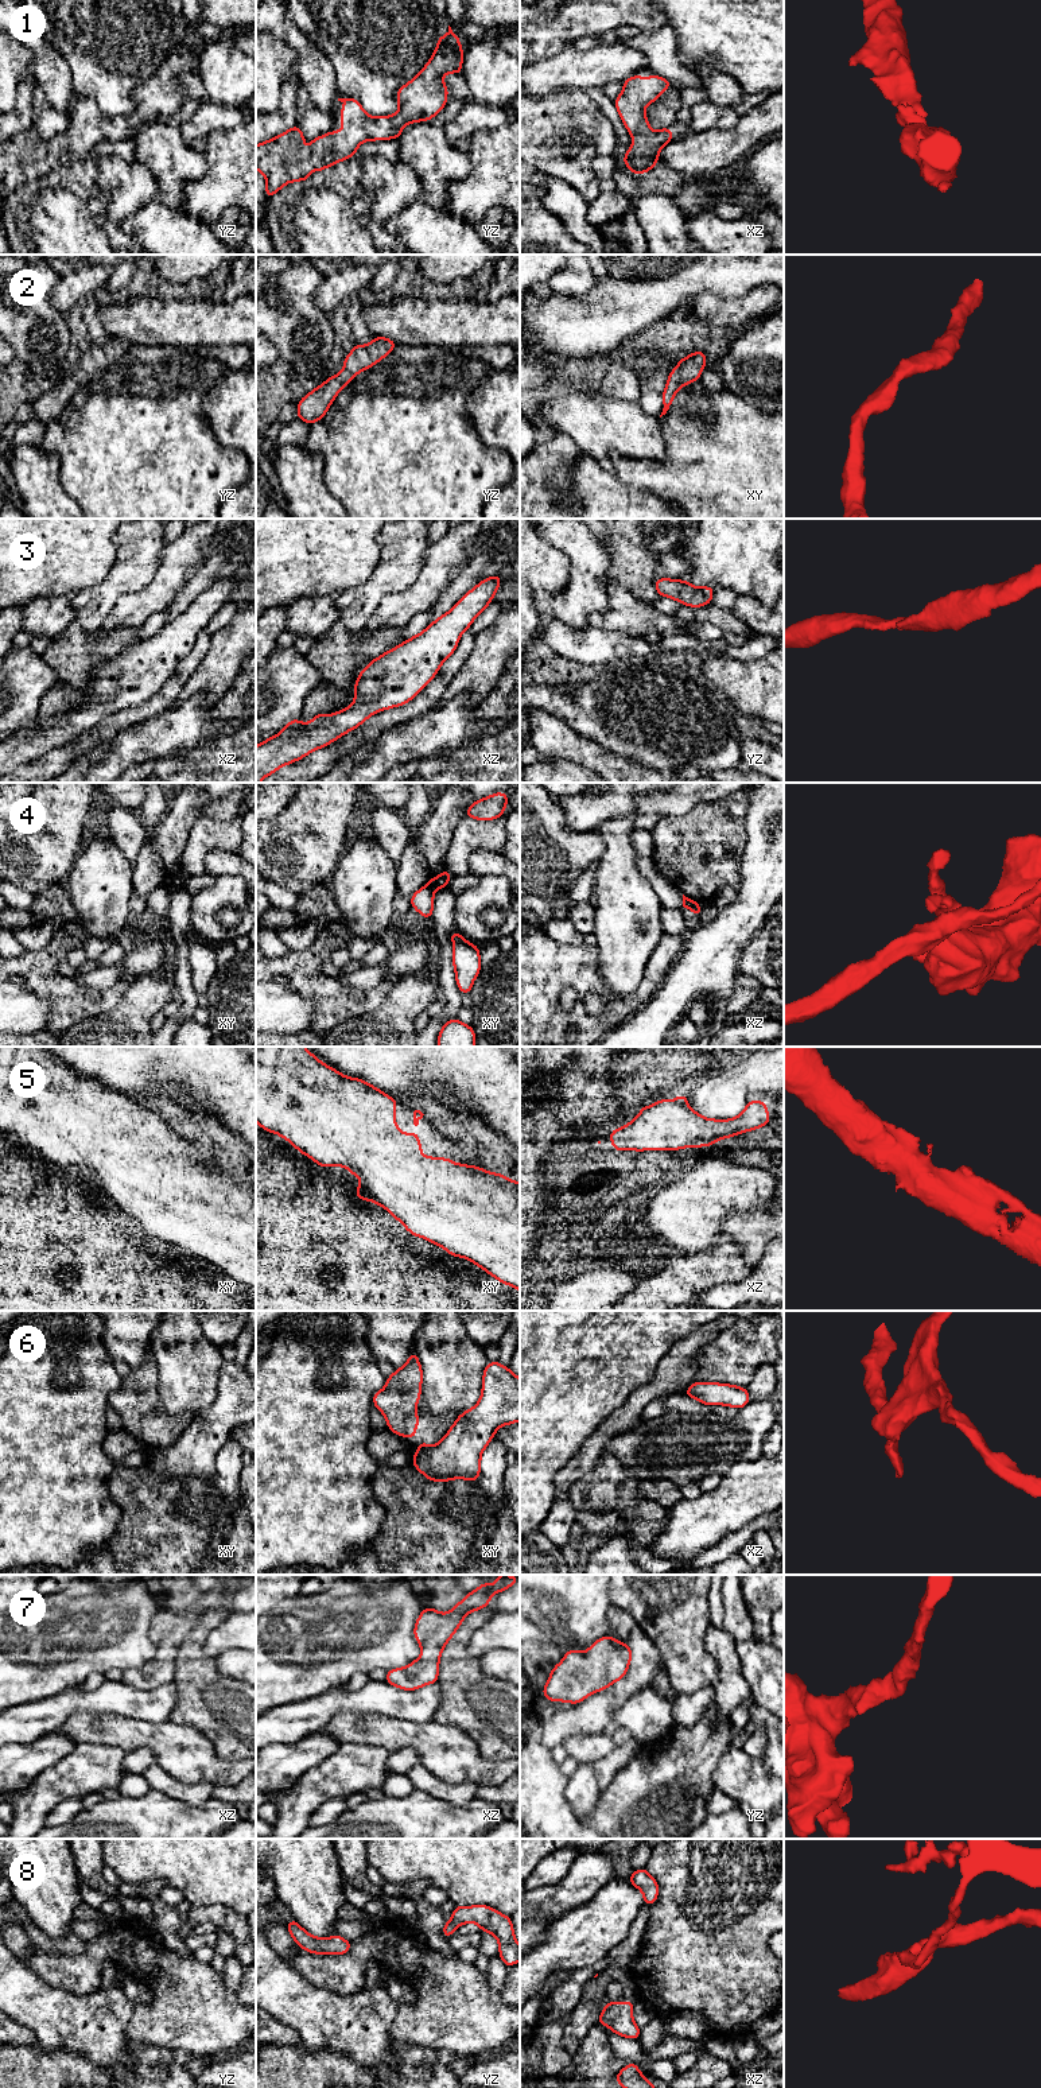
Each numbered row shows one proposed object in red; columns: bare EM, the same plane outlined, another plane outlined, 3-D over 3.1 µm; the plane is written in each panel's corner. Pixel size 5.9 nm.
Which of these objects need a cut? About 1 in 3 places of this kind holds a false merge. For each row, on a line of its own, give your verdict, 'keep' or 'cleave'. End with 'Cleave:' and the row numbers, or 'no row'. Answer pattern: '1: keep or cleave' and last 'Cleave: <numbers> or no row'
1: keep
2: keep
3: keep
4: cleave
5: keep
6: cleave
7: keep
8: keep
Cleave: 4, 6

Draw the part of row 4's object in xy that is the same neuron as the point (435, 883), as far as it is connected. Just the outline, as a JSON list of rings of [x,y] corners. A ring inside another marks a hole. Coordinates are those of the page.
[[[444,869],[439,877],[430,878],[428,886],[434,890],[444,888],[448,885],[451,877],[451,873],[447,869]]]

